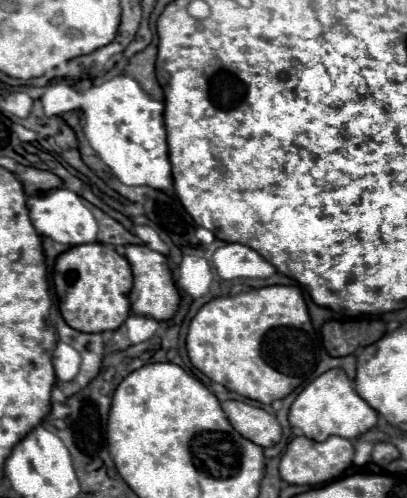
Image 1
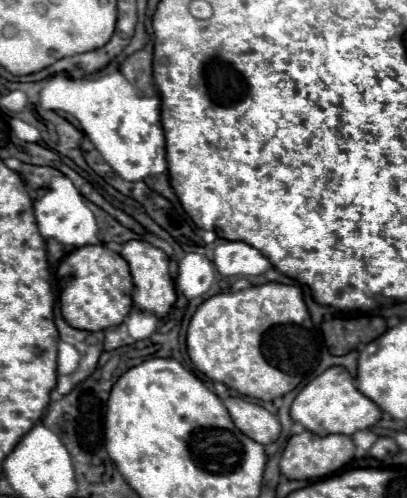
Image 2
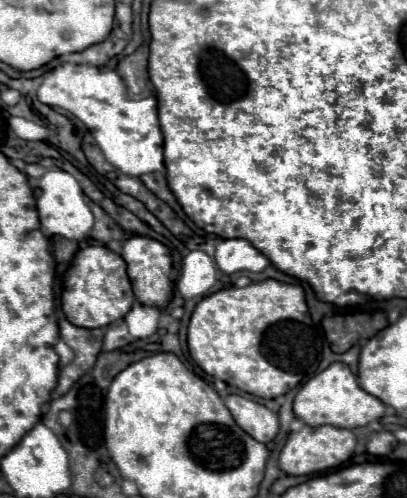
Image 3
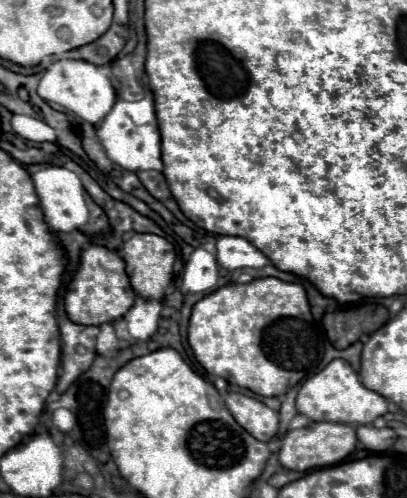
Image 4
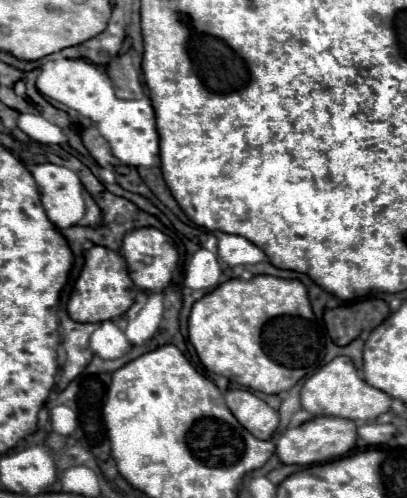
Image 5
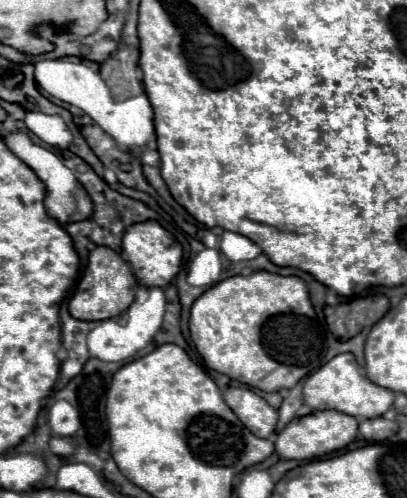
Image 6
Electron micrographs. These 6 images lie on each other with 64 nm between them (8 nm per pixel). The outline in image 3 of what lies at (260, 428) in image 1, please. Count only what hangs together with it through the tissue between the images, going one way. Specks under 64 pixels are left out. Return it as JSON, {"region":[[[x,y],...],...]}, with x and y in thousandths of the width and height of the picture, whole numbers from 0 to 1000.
{"region":[[[565,791],[550,799],[550,807],[570,827],[580,851],[604,871],[644,892],[673,884],[673,876],[683,871],[683,831],[590,791]]]}

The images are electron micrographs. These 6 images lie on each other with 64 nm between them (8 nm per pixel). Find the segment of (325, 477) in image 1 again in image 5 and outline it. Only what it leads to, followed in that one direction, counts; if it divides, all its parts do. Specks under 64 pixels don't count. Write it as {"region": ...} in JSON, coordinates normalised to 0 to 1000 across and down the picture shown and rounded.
{"region":[[[776,835],[727,859],[708,859],[678,888],[678,912],[698,932],[767,936],[860,908],[875,892],[875,847],[830,835]]]}

